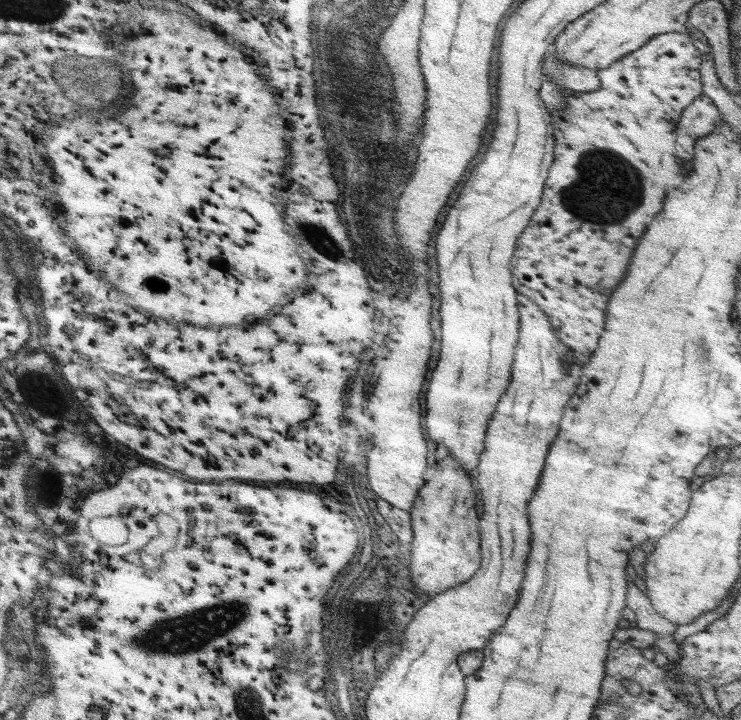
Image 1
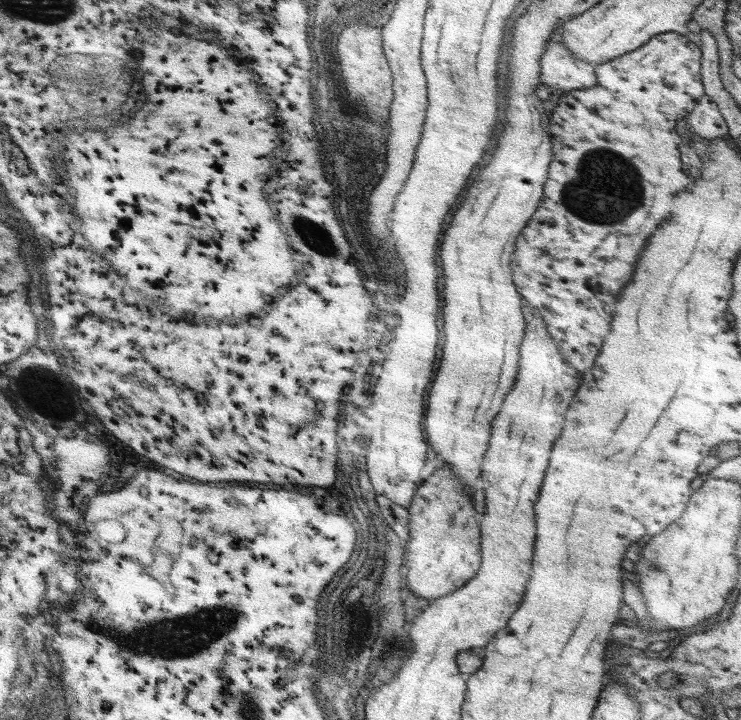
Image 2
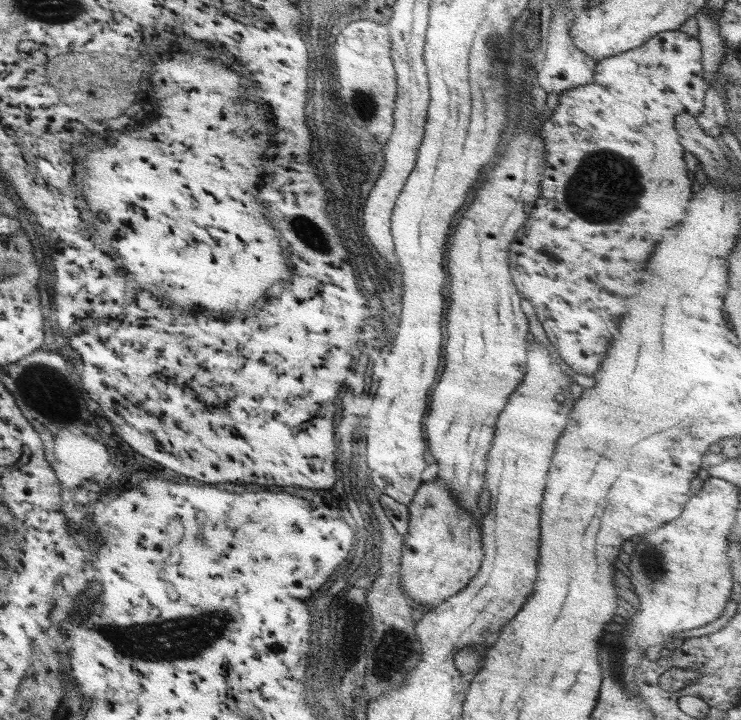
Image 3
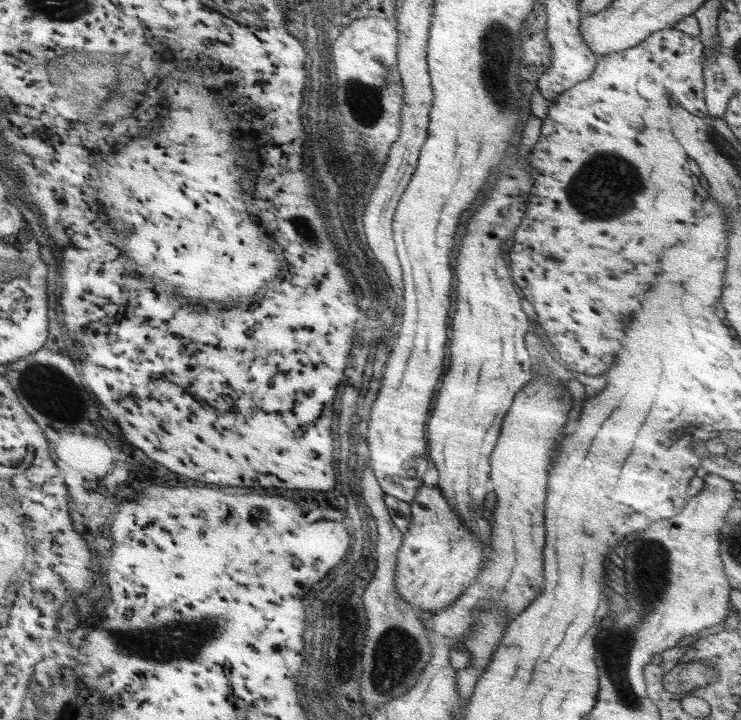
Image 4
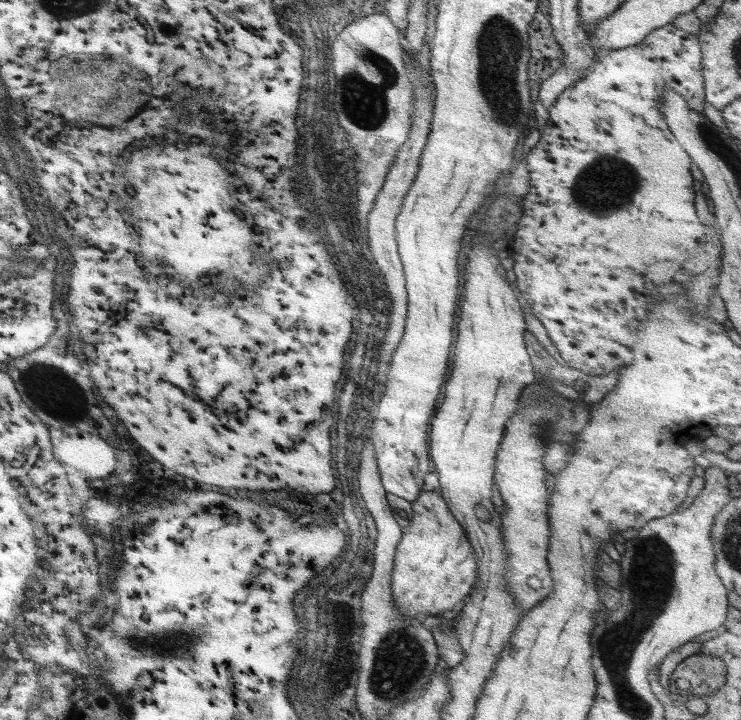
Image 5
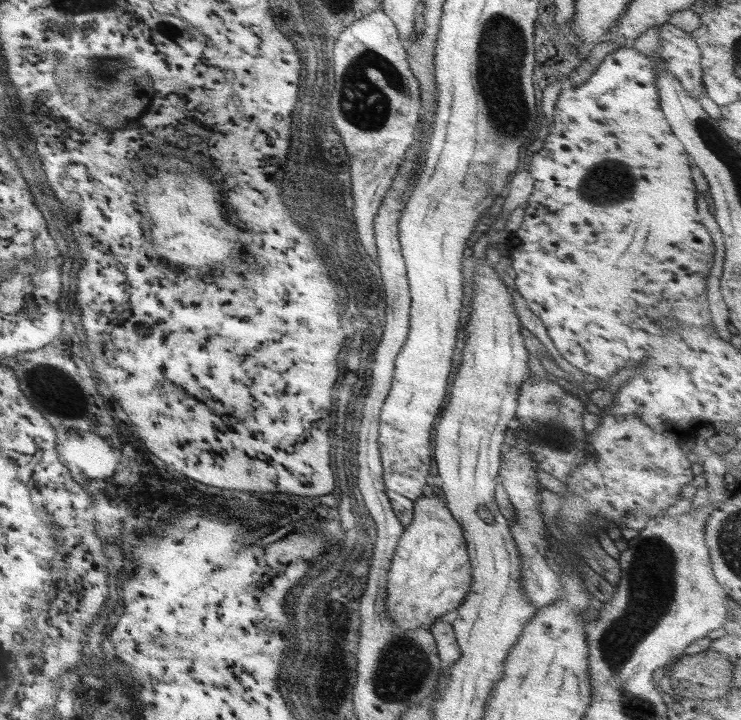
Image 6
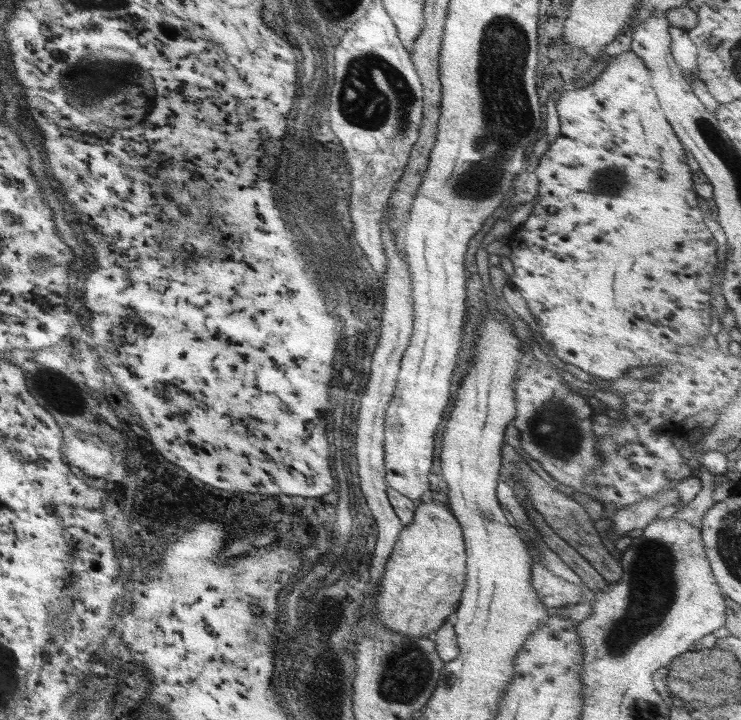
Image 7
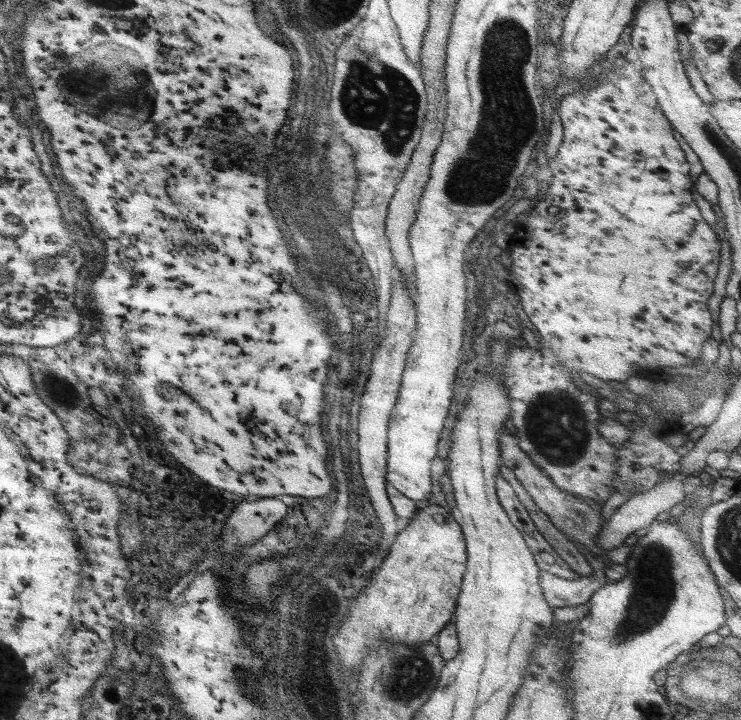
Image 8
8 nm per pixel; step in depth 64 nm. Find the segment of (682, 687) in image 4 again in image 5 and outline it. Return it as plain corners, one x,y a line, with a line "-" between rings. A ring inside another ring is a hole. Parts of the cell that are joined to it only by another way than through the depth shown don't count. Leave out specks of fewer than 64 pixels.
689,656
675,666
668,679
668,690
682,699
700,698
713,694
725,682
725,666
715,656
-
683,678
689,682
689,687
680,690
675,687
675,680

